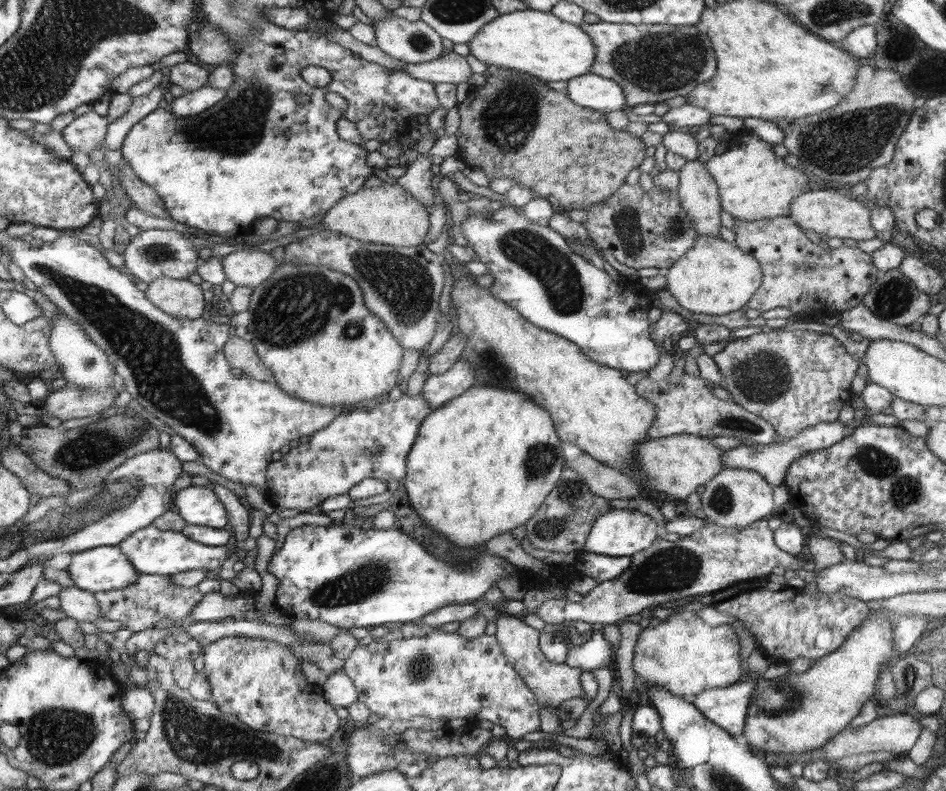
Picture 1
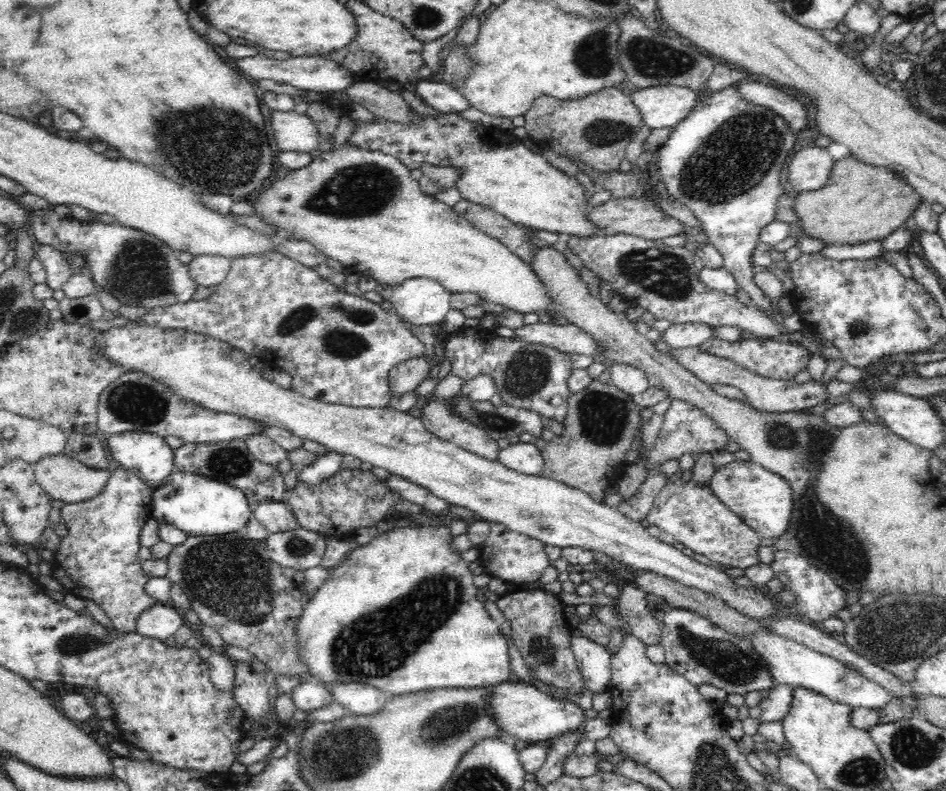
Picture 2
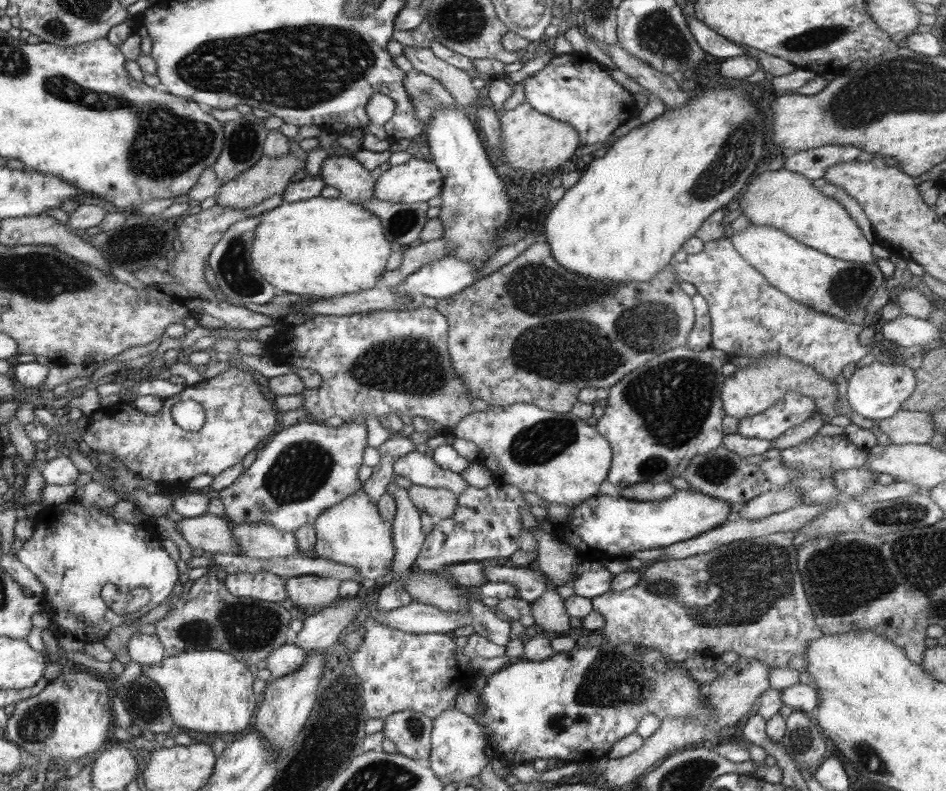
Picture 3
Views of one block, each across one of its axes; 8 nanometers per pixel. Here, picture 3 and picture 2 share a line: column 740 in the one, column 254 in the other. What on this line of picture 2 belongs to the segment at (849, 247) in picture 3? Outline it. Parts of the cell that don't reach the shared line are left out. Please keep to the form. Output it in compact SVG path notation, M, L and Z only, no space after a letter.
M343 144L338 149L331 149L322 152L319 156L312 159L308 166L299 168L293 171L288 171L284 178L274 180L272 184L269 184L258 196L251 205L256 210L255 214L264 219L268 224L276 227L277 234L274 235L277 239L284 240L302 240L304 242L312 243L323 255L328 258L333 258L335 261L340 262L345 271L359 272L362 277L374 277L380 284L387 284L393 288L395 285L404 282L408 279L417 278L429 278L435 280L444 285L450 292L459 293L472 293L478 295L482 300L494 302L495 304L502 304L506 308L512 308L512 310L518 310L522 314L528 314L528 312L540 312L540 310L546 310L552 306L551 295L548 295L546 285L539 279L539 276L532 269L531 265L524 262L523 258L516 256L502 241L496 240L495 237L486 236L480 229L476 228L472 223L469 223L464 217L460 217L459 213L455 209L440 201L434 195L428 195L424 193L419 187L419 181L410 177L411 169L407 167L396 156L392 156L391 153L373 151L372 149L360 148L354 144Z

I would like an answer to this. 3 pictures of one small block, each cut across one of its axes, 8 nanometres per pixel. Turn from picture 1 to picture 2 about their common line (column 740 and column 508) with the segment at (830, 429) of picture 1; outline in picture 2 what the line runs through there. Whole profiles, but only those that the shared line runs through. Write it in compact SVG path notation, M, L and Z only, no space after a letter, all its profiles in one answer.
M527 438L518 443L500 449L497 460L512 471L523 473L527 476L539 476L544 468L544 458L534 442Z

